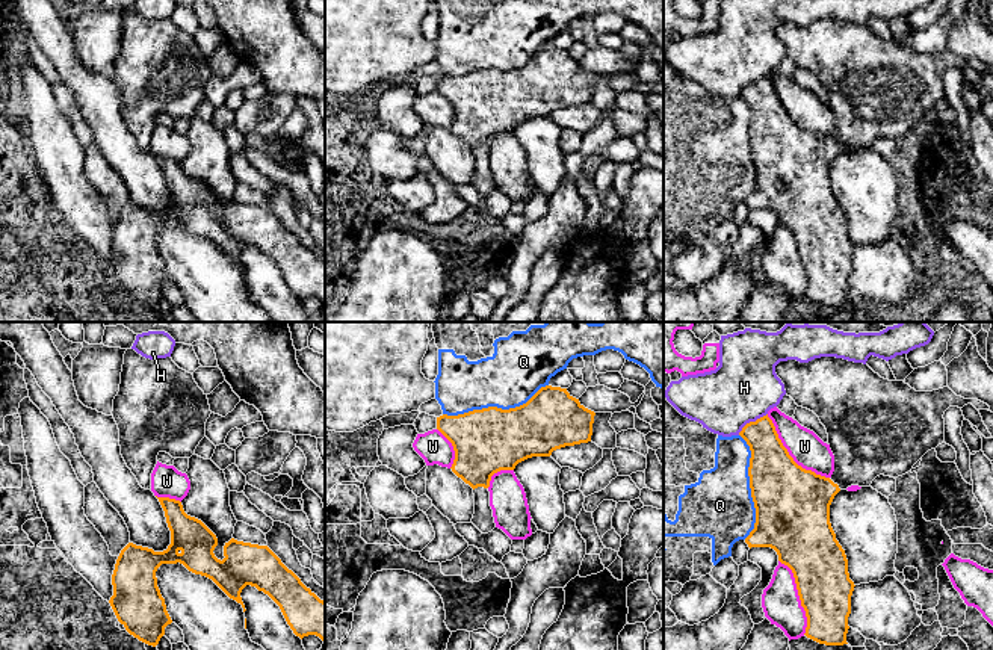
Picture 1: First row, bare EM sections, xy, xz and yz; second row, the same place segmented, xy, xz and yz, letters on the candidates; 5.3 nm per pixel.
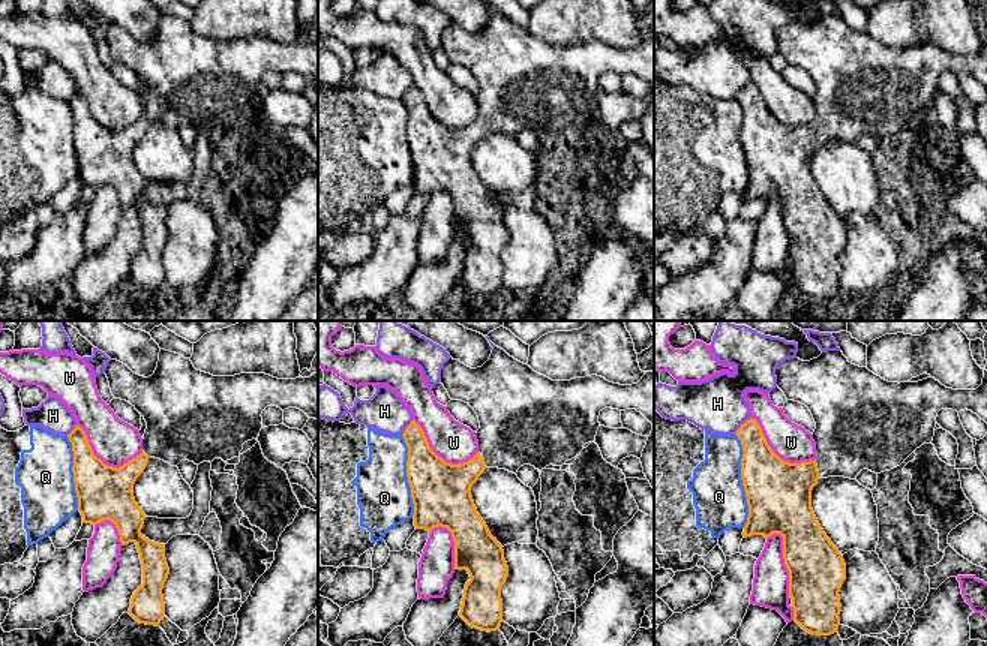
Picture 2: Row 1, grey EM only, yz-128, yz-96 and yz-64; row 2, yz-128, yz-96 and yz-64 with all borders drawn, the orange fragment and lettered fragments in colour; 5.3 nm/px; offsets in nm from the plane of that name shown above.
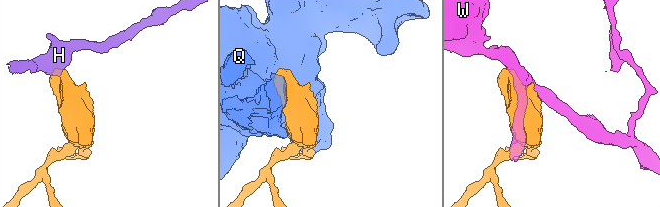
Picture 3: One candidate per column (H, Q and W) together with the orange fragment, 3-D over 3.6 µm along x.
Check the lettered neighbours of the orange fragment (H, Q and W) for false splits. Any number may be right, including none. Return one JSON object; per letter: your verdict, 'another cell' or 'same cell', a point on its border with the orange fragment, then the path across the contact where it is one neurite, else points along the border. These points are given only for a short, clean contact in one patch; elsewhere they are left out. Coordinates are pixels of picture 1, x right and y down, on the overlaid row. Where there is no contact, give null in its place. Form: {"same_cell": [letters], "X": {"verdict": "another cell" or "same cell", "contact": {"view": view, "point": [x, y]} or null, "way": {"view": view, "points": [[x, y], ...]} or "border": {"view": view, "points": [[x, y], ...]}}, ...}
{"same_cell": [], "H": {"verdict": "another cell", "contact": {"view": "yz", "point": [751, 422]}, "border": {"view": "yz", "points": [[767, 413], [750, 420], [738, 434]]}}, "Q": {"verdict": "another cell", "contact": {"view": "xz", "point": [494, 407]}}, "W": {"verdict": "another cell", "contact": {"view": "yz", "point": [789, 455]}}}

